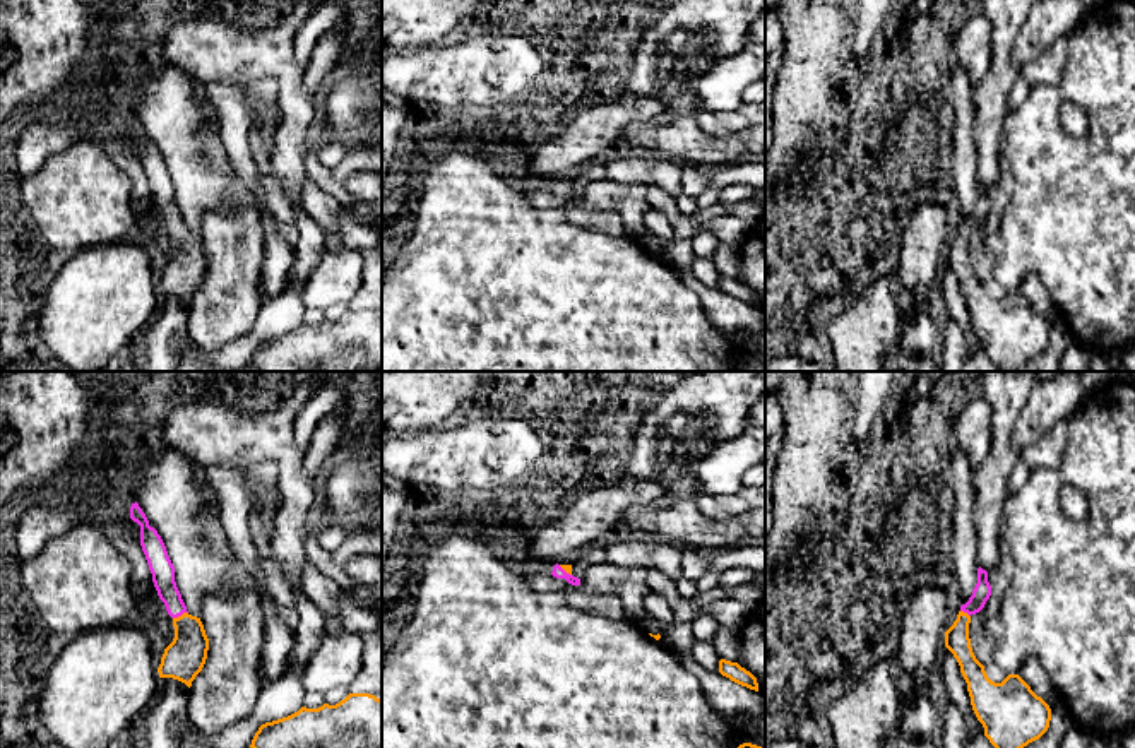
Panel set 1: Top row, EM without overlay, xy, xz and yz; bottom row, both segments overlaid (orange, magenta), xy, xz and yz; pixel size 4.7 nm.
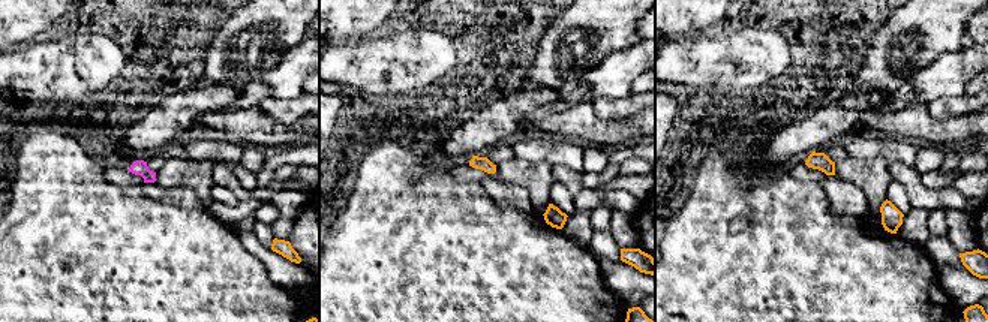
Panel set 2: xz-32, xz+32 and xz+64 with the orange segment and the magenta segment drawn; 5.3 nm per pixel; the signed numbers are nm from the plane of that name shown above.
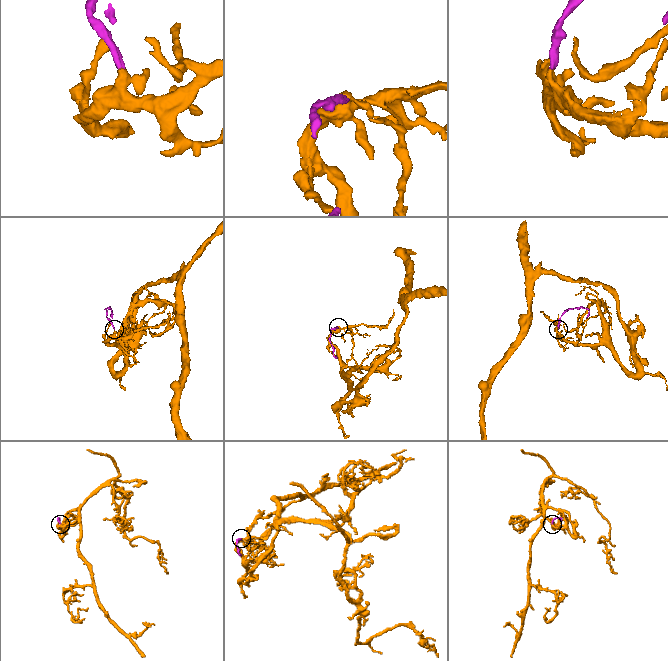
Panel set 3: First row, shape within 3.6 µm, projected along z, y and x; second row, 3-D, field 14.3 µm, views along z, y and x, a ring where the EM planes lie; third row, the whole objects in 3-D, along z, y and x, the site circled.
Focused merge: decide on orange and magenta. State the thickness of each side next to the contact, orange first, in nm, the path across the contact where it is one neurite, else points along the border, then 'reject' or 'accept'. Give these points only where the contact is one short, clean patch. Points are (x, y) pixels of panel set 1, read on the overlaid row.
190/110 nm | across xy (185, 656), (182, 615), (166, 589), (163, 572) | accept

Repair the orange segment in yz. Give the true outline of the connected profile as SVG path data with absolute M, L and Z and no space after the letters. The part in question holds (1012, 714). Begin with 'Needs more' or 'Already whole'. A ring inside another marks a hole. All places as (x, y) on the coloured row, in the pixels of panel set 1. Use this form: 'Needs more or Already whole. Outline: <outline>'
Needs more. Outline: M979 567L972 596L960 606L957 620L945 632L945 647L960 666L972 710L989 743L995 748L1024 748L1048 731L1051 709L1019 674L1008 674L1001 683L995 683L976 659L969 623L971 616L984 608L989 596L988 572Z

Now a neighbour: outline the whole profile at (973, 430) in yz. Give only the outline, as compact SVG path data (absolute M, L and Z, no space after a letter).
M978 397L971 401L955 423L955 438L971 466L978 467L991 448L991 407Z

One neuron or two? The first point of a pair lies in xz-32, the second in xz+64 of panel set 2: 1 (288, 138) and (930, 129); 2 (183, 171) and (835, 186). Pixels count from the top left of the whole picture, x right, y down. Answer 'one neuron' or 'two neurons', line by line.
1: one neuron
2: two neurons

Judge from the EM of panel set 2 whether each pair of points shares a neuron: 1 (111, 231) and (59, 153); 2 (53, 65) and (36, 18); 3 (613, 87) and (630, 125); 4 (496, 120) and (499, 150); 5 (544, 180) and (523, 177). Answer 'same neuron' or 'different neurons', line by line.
1: same neuron
2: different neurons
3: different neurons
4: different neurons
5: same neuron

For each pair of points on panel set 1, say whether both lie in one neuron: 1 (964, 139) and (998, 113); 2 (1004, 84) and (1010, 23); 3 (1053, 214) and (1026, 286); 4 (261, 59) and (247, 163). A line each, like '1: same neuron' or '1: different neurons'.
1: different neurons
2: same neuron
3: different neurons
4: different neurons

